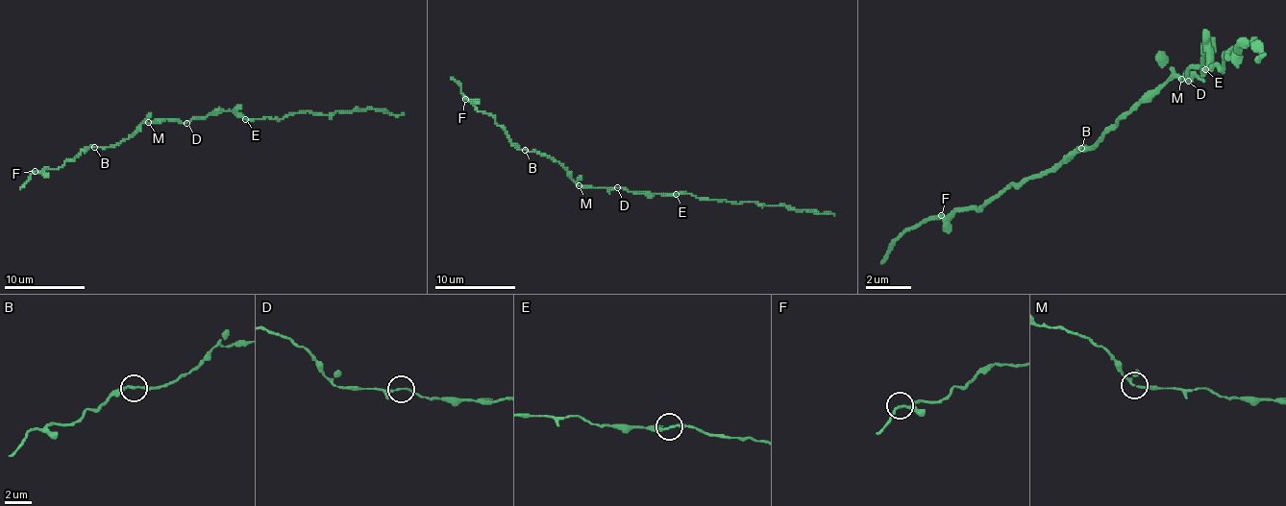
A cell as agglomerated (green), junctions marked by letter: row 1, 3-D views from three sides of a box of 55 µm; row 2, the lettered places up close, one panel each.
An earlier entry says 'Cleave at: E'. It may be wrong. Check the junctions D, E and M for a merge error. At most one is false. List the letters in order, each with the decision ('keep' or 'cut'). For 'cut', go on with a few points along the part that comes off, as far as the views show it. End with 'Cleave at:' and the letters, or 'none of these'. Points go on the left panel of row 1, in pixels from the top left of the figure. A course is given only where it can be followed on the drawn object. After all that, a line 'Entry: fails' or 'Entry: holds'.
D: keep
E: keep
M: keep
Cleave at: none of these
Entry: fails

